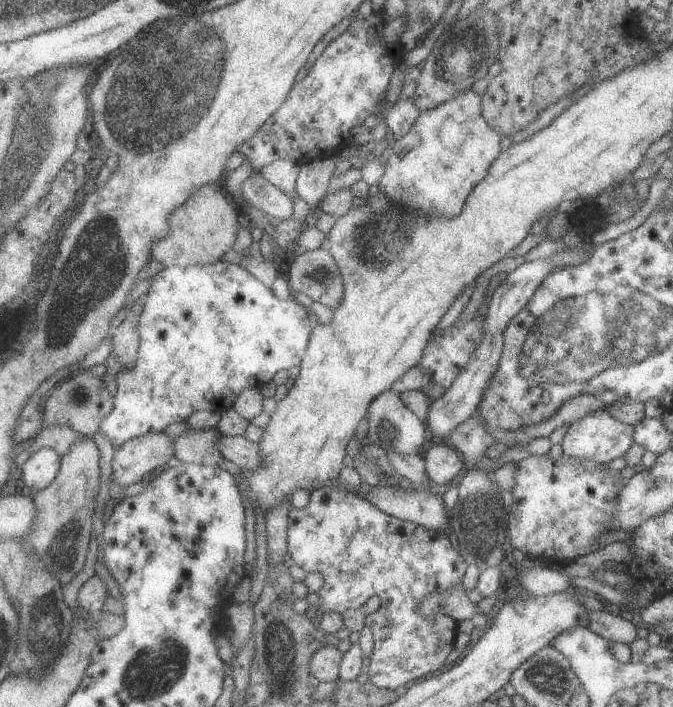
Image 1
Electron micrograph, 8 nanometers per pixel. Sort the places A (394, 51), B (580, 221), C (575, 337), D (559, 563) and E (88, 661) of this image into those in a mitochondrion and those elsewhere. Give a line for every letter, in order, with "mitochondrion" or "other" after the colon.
A: other
B: other
C: mitochondrion
D: other
E: other

